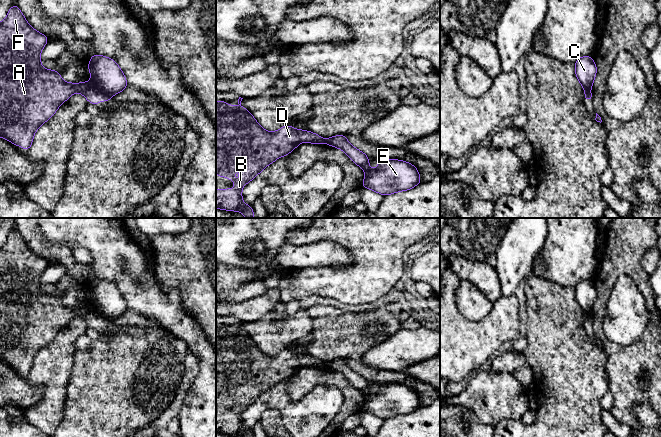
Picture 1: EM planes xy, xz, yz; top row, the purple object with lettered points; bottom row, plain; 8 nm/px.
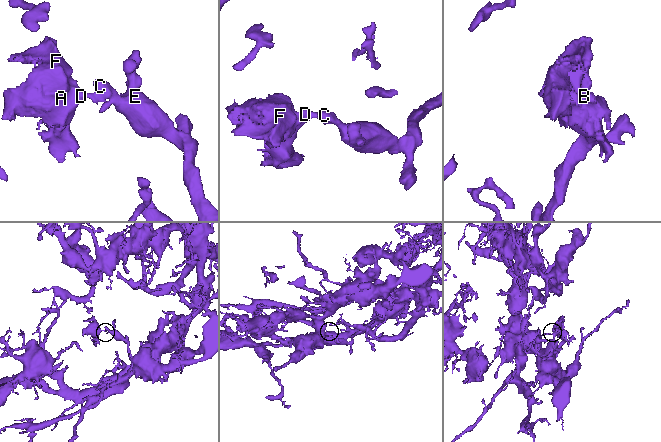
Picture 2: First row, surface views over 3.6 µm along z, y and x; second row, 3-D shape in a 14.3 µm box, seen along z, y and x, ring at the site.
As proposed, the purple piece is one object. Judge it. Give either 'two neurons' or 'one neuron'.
two neurons

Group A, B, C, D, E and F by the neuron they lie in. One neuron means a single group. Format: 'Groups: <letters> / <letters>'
Groups: A B D F / C E

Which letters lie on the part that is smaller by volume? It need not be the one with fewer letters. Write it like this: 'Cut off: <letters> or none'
Cut off: A, B, D, F

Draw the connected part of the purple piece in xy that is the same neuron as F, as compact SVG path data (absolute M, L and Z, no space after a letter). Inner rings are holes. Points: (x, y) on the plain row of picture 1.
M14 228L0 247L0 361L29 374L37 353L48 345L71 319L81 317L88 326L98 330L99 325L111 325L111 319L90 306L67 307L57 294L42 291L40 277L48 261L37 256L26 245ZM14 251L18 251L18 268L13 269Z

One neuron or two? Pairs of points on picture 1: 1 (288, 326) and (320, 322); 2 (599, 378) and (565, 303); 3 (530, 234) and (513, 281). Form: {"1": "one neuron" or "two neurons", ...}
{"1": "two neurons", "2": "one neuron", "3": "one neuron"}

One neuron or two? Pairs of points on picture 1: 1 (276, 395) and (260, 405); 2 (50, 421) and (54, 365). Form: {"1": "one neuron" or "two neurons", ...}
{"1": "one neuron", "2": "one neuron"}

